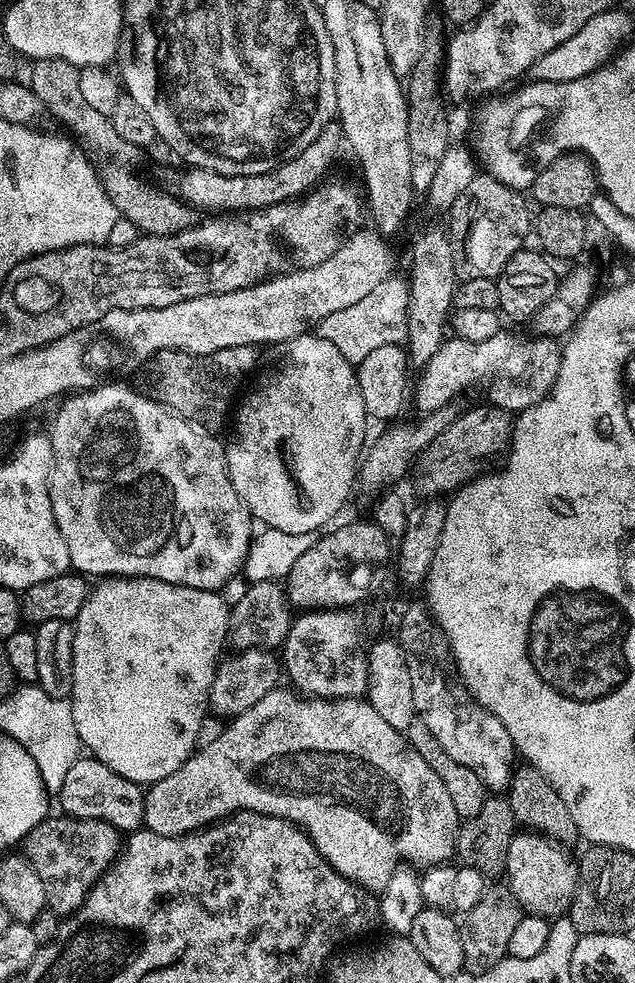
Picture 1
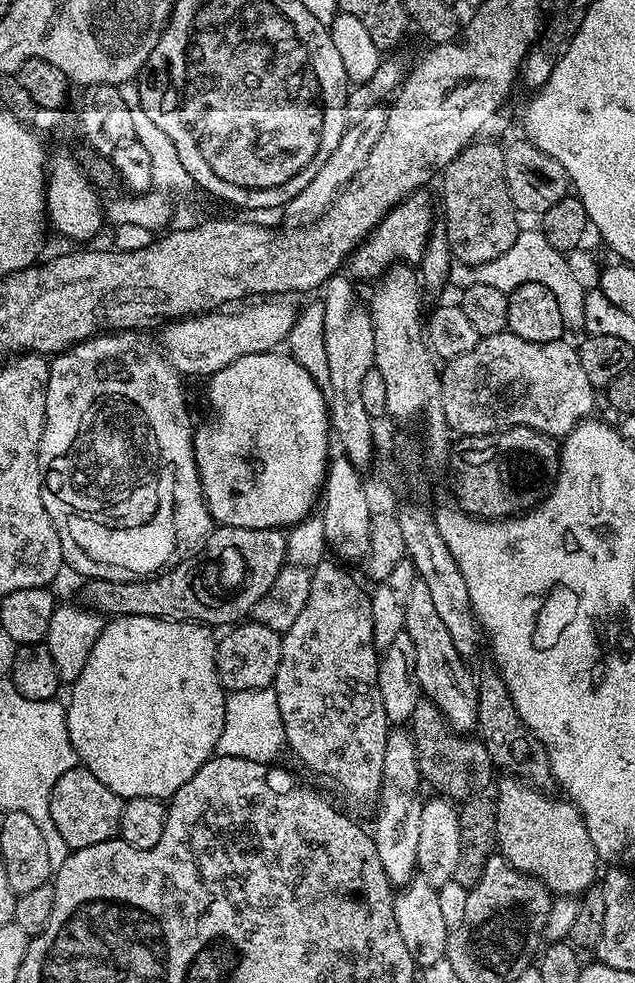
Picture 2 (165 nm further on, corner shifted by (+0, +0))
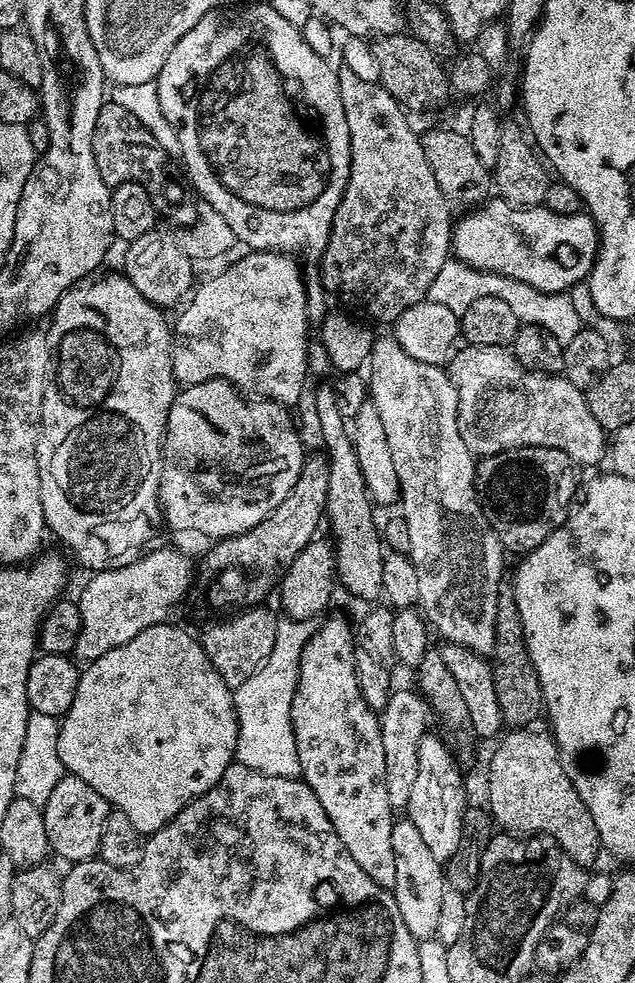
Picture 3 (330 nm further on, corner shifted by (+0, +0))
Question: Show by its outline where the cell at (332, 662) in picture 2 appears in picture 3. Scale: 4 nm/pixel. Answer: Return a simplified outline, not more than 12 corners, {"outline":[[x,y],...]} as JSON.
{"outline":[[321,619],[290,706],[300,776],[342,846],[394,886],[380,717],[354,628]]}

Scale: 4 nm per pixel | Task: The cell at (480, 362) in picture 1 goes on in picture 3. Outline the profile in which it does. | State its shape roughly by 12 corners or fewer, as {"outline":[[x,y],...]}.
{"outline":[[468,344],[446,371],[477,458],[546,446],[606,456],[588,397],[508,348]]}

